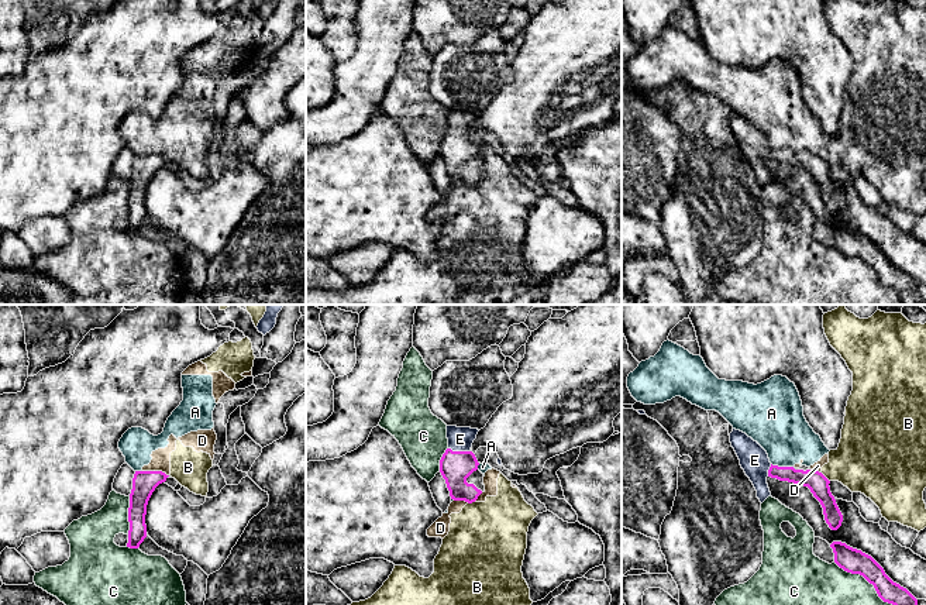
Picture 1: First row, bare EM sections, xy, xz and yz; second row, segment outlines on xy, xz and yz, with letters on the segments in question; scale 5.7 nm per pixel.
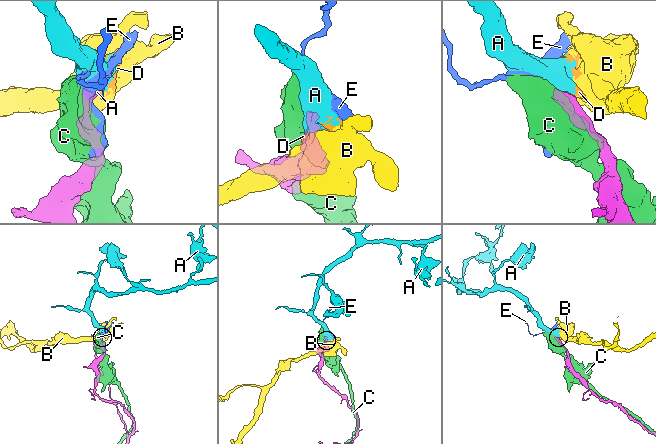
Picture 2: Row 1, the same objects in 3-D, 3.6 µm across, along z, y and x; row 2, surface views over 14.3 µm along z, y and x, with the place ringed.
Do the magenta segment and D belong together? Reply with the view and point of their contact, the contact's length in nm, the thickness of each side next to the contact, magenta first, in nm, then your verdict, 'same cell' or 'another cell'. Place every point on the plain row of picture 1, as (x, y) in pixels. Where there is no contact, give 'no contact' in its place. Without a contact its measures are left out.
contact xy (155, 155); length 160 nm; calibres 140 and 110 nm; another cell

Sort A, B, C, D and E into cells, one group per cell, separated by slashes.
A B D / C / E

